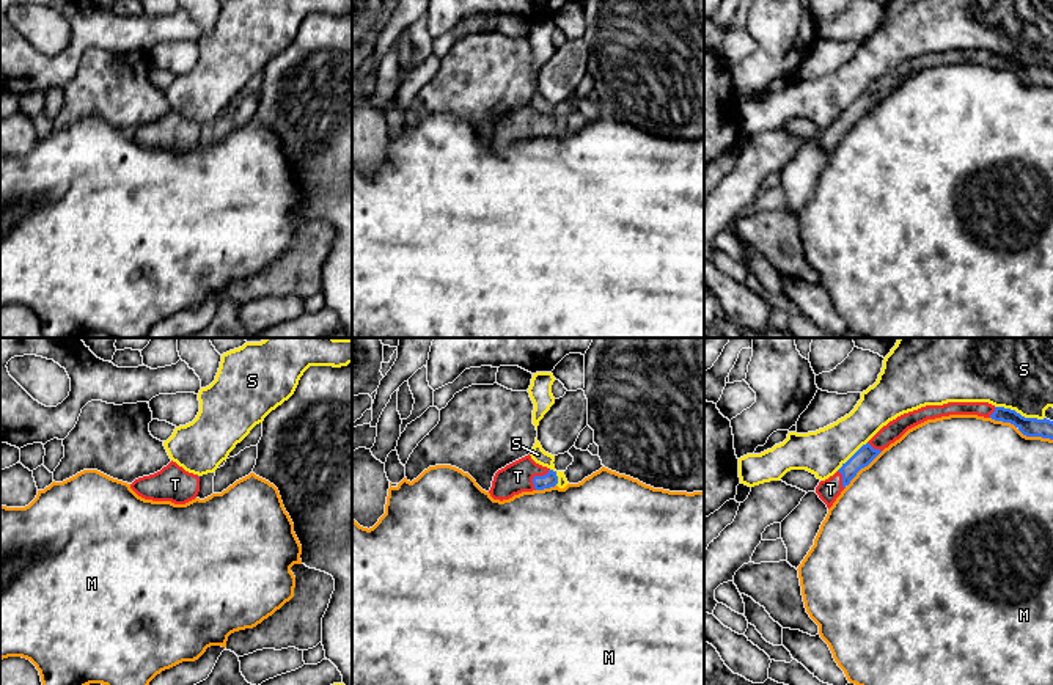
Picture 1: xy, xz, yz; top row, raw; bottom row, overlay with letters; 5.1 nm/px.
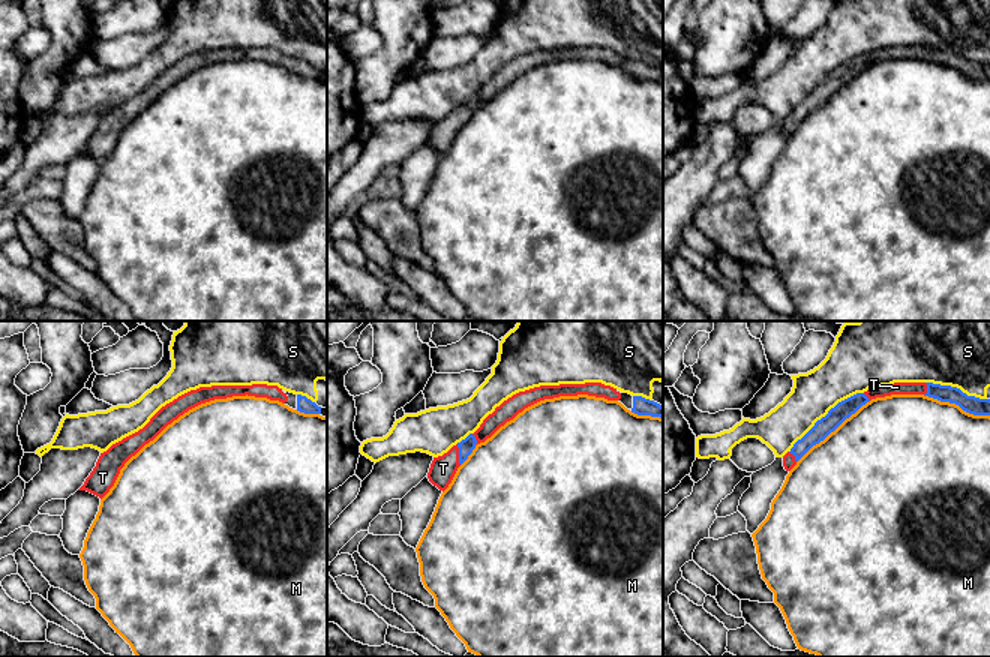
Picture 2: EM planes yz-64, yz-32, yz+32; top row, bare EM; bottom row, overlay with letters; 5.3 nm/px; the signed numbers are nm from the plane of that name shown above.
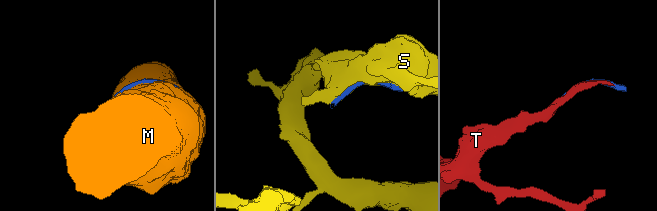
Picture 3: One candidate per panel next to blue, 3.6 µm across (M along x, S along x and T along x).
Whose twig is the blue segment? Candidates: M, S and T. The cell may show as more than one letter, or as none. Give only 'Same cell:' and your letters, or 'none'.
Same cell: T

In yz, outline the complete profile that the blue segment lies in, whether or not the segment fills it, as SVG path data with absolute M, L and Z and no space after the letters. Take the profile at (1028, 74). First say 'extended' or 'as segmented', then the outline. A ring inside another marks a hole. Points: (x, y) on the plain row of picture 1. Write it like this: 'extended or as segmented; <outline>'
extended; M948 50L943 53L926 53L904 61L883 74L866 93L863 93L842 115L828 127L820 129L816 141L830 157L841 140L850 132L857 121L868 115L885 96L899 88L908 77L927 69L949 63L978 63L995 69L1014 72L1026 85L1053 88L1053 69L1044 66L1025 66L1015 58L995 55L989 50Z

